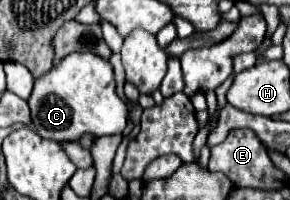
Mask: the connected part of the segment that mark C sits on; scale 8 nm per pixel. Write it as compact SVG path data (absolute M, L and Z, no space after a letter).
M73 52L37 78L27 102L31 108L33 130L39 132L39 136L57 142L77 142L85 134L91 134L93 138L121 134L129 114L127 104L115 92L113 66L109 60L91 52Z

